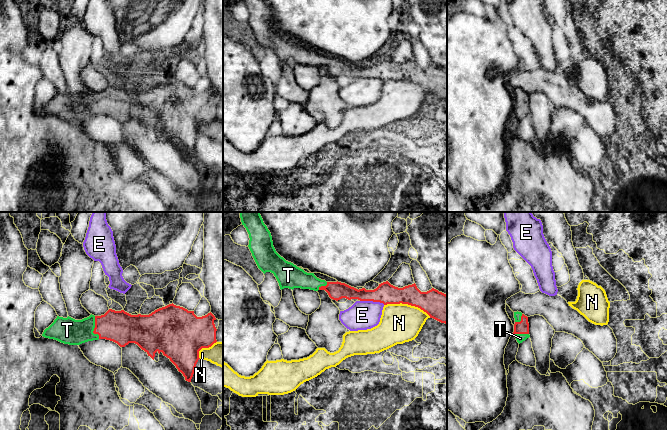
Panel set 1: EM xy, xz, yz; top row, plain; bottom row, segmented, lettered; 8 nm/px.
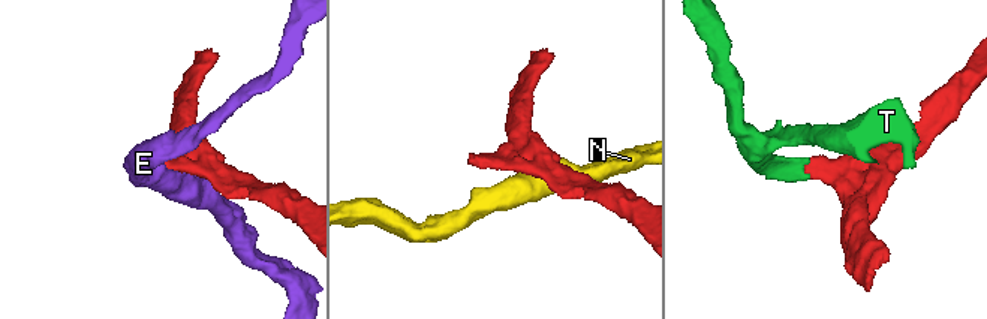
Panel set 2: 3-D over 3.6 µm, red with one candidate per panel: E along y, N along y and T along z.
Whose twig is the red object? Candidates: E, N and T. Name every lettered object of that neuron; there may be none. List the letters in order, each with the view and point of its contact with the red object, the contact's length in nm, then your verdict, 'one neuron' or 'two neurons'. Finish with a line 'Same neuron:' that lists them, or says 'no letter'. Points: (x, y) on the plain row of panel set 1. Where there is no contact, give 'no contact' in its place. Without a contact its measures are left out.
E: meets red in xz at (372, 76); contact 200 nm long; two neurons
N: meets red in xz at (407, 79); contact 400 nm long; two neurons
T: meets red in xy at (94, 104); contact 190 nm long; one neuron
Same neuron: T

